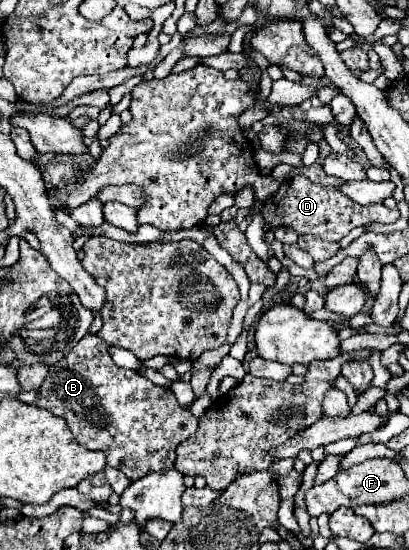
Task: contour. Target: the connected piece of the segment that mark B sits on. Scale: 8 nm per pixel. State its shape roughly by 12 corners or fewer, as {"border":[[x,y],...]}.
{"border":[[86,333],[20,401],[132,481],[198,419]]}

